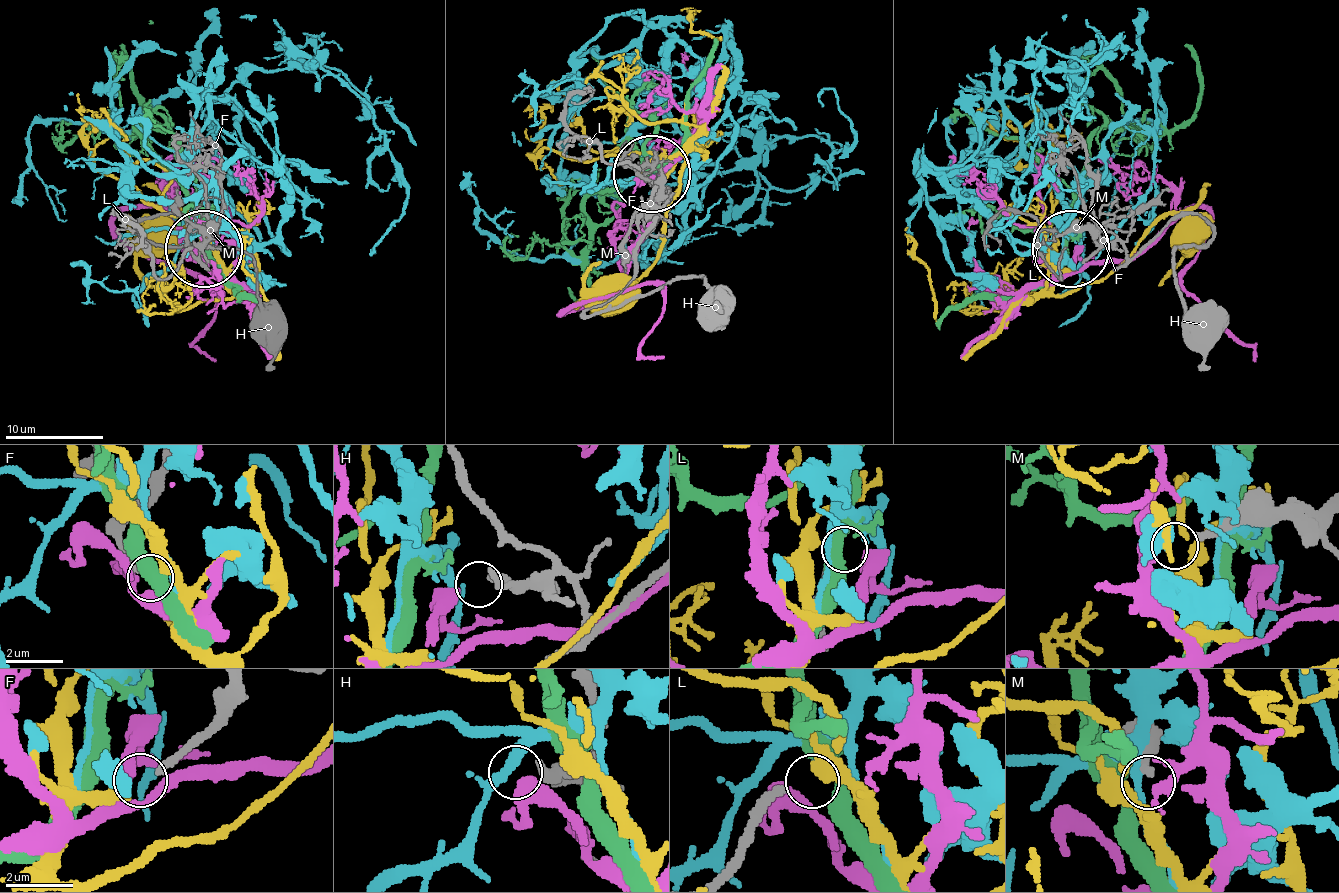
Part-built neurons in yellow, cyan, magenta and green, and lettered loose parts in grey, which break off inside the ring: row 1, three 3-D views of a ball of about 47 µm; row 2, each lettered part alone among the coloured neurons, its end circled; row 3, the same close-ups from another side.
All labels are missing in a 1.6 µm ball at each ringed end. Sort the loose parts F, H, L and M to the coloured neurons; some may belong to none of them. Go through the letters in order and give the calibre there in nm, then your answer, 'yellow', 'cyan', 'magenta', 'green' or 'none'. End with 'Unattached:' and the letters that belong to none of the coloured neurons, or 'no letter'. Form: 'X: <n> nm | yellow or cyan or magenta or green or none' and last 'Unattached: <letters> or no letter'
F: 260 nm | yellow
H: 240 nm | none
L: 220 nm | green
M: 200 nm | none
Unattached: H, M

